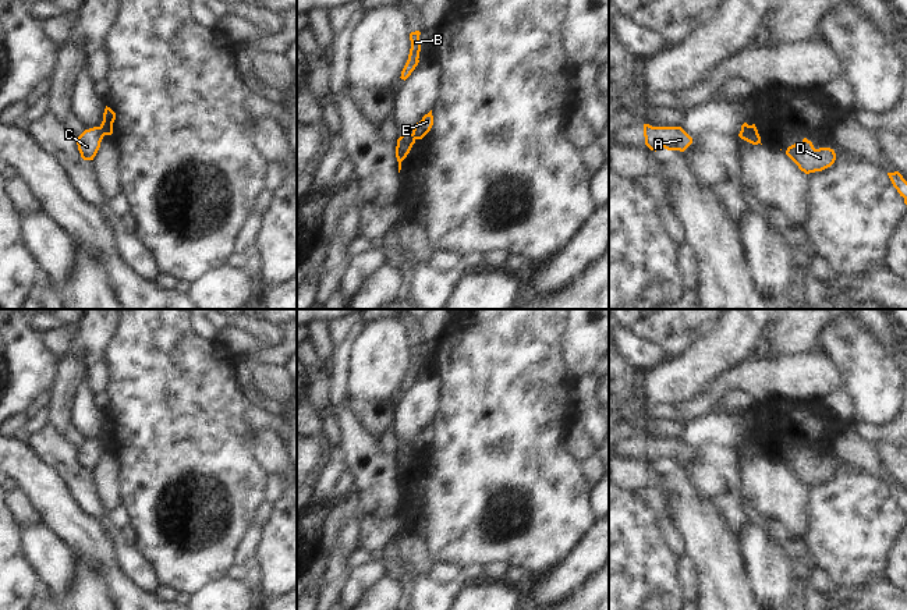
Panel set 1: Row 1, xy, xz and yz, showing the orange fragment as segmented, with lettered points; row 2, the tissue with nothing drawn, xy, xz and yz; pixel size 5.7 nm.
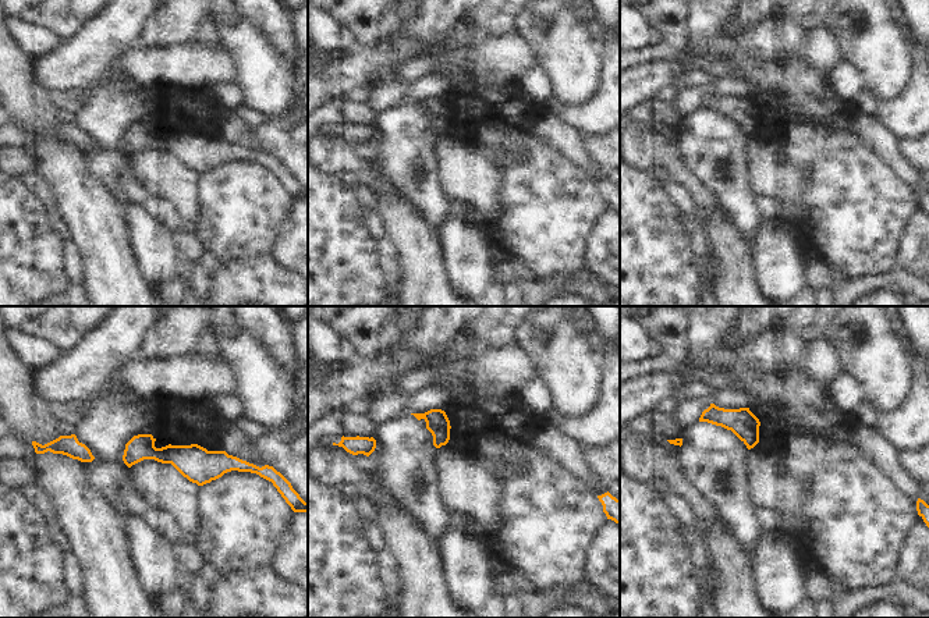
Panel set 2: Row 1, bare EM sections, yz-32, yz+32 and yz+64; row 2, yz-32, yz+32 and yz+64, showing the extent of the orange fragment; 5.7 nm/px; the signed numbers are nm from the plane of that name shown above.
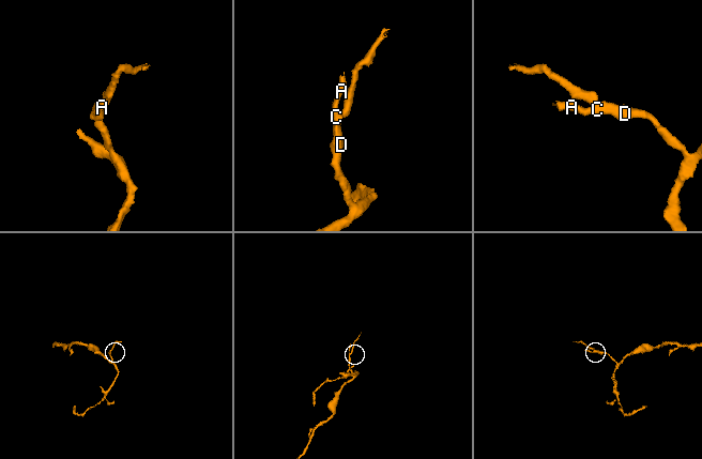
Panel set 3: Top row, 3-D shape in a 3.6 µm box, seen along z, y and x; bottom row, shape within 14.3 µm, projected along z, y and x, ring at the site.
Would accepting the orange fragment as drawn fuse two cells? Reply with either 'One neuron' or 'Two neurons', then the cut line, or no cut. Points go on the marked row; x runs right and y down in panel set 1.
Two neurons. Split along xy (99, 127), (105, 134)

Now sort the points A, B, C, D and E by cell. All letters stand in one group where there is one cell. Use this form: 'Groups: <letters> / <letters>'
Groups: A B C D / E

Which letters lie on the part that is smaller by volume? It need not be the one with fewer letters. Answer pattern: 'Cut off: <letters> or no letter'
Cut off: E

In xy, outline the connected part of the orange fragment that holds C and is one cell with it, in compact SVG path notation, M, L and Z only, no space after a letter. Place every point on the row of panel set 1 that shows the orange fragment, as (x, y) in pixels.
M93 127L89 130L85 130L79 136L78 136L78 150L81 153L81 157L84 160L93 160L96 156L100 142L103 139L104 134L100 127Z

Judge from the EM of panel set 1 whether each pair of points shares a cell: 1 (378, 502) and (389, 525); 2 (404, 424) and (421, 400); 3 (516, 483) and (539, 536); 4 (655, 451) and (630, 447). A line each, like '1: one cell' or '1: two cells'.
1: two cells
2: one cell
3: one cell
4: one cell

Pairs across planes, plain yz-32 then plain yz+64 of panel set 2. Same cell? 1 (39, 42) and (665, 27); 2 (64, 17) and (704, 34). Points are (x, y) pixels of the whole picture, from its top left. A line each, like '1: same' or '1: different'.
1: different
2: different

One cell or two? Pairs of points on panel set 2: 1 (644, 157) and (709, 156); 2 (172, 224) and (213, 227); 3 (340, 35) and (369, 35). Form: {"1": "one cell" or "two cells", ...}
{"1": "two cells", "2": "two cells", "3": "two cells"}

